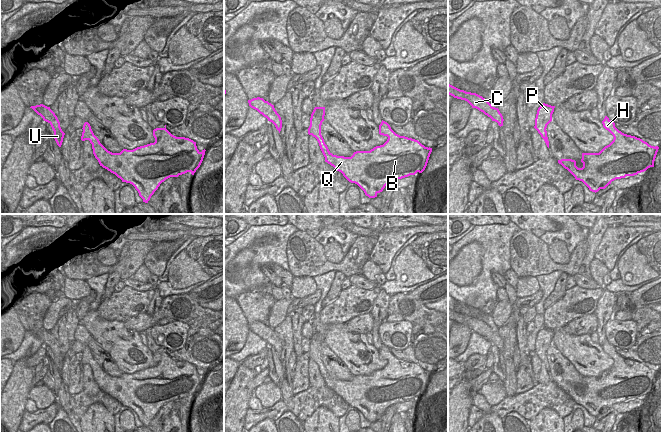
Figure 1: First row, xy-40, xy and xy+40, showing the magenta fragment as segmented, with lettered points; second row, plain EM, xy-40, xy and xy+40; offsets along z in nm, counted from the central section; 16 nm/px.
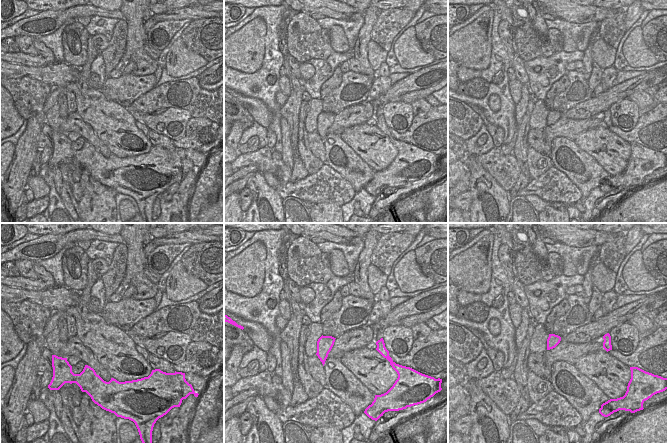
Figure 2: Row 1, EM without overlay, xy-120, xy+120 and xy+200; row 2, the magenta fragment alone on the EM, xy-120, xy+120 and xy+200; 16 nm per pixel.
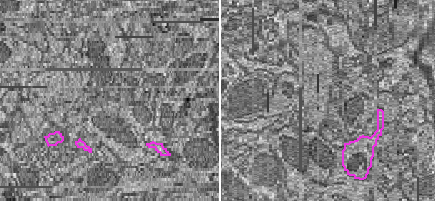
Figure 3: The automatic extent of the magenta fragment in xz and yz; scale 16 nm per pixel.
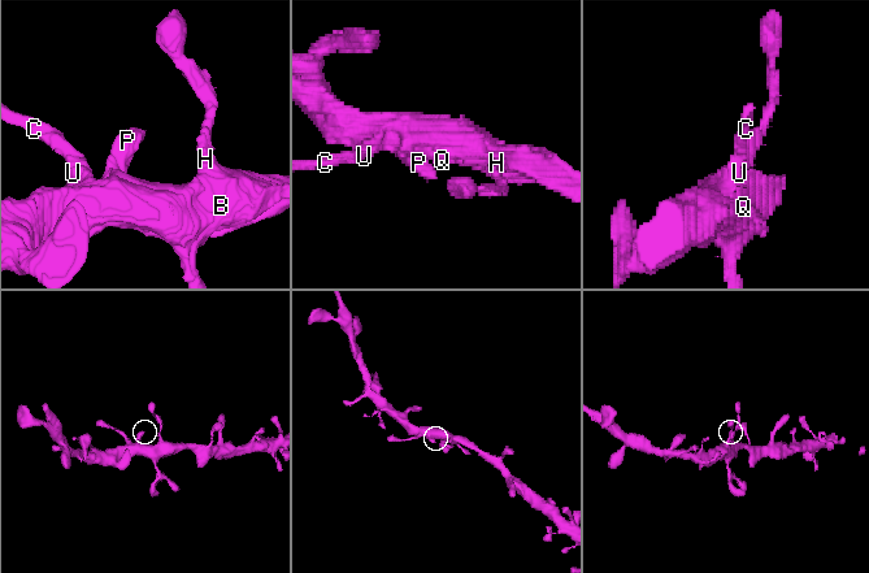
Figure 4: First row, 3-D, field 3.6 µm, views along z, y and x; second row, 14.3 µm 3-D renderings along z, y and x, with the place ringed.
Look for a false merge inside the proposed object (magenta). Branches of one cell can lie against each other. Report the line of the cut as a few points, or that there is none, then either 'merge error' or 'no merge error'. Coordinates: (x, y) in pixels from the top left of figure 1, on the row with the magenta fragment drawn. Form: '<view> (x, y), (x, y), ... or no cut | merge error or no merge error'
no cut | no merge error

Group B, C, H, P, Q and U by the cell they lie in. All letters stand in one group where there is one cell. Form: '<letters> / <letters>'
B C H P Q U

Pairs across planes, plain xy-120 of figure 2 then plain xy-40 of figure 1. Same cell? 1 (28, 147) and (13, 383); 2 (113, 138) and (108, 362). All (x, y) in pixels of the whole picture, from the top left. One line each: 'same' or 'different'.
1: same
2: different

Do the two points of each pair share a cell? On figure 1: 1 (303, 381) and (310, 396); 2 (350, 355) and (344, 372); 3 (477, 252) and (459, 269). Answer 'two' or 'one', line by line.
1: two
2: two
3: one

